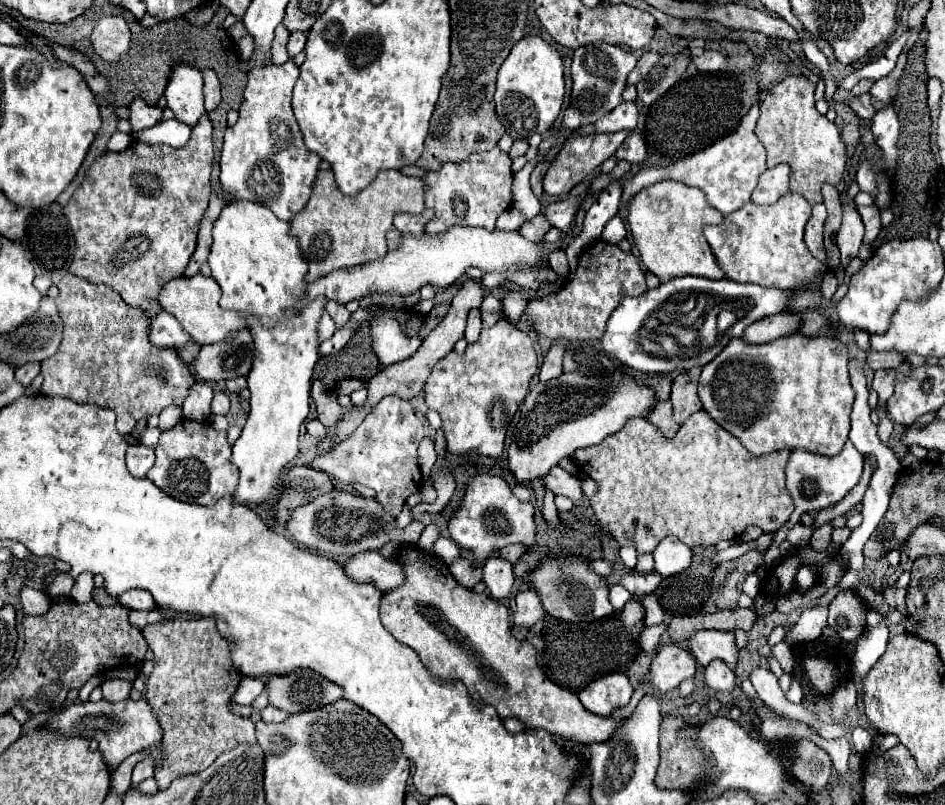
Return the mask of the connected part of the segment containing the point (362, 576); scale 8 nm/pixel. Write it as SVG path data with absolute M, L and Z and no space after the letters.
M366 551L354 555L344 563L344 571L356 579L376 585L382 591L392 591L404 583L404 567L398 559L384 559L378 551Z

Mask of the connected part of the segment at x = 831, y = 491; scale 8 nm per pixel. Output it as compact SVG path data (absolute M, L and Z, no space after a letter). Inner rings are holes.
M850 441L834 457L800 451L800 449L792 451L788 457L788 465L786 465L786 487L792 495L792 499L796 499L794 513L802 515L802 513L810 511L810 499L814 499L814 511L820 511L828 505L836 505L860 481L862 465L864 465L864 457L862 457L862 453L858 453L858 449ZM800 501L806 501L806 503L800 503Z

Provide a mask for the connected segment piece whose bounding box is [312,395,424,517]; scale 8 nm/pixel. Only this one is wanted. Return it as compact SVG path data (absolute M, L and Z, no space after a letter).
M384 397L358 425L358 429L338 447L316 457L312 467L328 473L342 485L366 485L376 491L378 503L390 515L398 515L406 497L418 493L422 487L422 473L416 459L416 447L424 437L424 425L416 417L410 401L400 397Z

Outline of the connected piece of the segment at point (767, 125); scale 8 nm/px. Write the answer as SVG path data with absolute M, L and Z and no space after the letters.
M788 75L764 95L764 101L760 103L760 119L756 123L756 135L768 151L768 167L776 167L778 163L788 163L792 169L790 191L802 195L810 205L822 203L820 189L824 183L838 185L842 181L842 175L844 175L844 169L848 163L846 145L840 137L840 129L836 127L836 123L828 121L826 115L818 113L816 105L814 105L814 85L806 77Z

